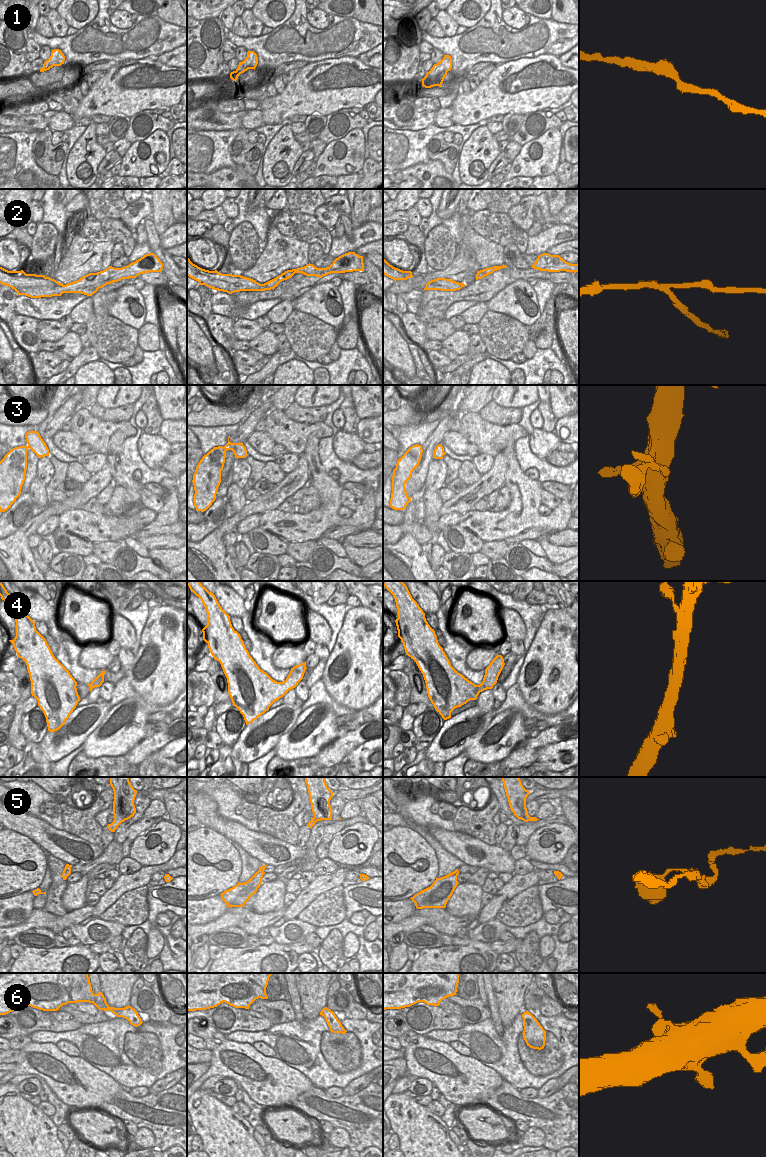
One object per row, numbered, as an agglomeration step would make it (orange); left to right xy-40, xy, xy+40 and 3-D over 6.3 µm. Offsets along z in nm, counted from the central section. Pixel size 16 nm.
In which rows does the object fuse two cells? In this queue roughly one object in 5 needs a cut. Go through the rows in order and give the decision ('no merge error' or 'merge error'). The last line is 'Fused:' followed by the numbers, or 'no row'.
1: no merge error
2: merge error
3: no merge error
4: no merge error
5: no merge error
6: no merge error
Fused: 2

